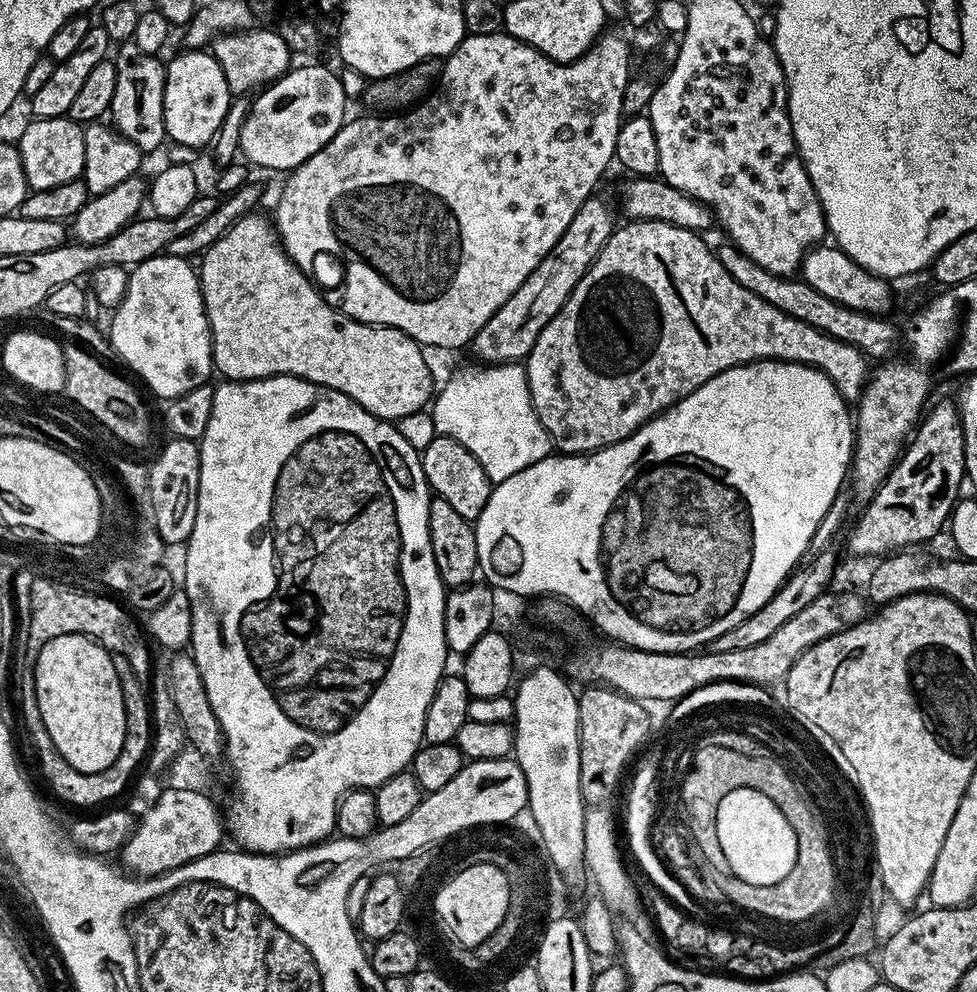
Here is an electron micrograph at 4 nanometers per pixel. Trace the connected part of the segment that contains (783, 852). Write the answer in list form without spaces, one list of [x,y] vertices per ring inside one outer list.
[[[739,788],[730,790],[716,811],[715,830],[718,842],[725,851],[731,875],[742,882],[775,886],[787,877],[788,869],[794,866],[796,839],[788,820],[782,818],[780,807],[772,804],[758,790]]]

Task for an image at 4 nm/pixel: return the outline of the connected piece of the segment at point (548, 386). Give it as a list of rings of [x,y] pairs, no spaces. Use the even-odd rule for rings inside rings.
[[[634,220],[624,222],[624,225],[617,227],[612,233],[612,237],[606,242],[606,246],[598,254],[598,258],[586,270],[582,282],[574,286],[568,301],[550,318],[546,330],[538,334],[530,354],[526,357],[526,371],[528,373],[528,389],[534,410],[542,422],[542,426],[548,431],[549,441],[554,445],[555,451],[560,454],[583,454],[586,452],[596,452],[599,448],[605,448],[611,444],[616,444],[620,440],[625,440],[632,432],[637,432],[645,422],[653,416],[659,416],[665,408],[671,408],[682,398],[686,398],[698,386],[710,382],[722,370],[730,370],[734,366],[743,364],[753,364],[755,360],[785,360],[795,364],[805,364],[811,368],[816,368],[838,390],[838,394],[846,402],[859,401],[864,392],[864,386],[868,382],[870,375],[870,360],[860,349],[853,344],[840,341],[820,329],[816,329],[806,322],[799,321],[798,318],[791,317],[790,314],[783,313],[777,307],[764,302],[758,295],[752,294],[744,286],[740,286],[723,269],[722,262],[719,261],[717,253],[711,248],[708,249],[703,244],[701,237],[689,228],[680,228],[677,224],[667,224],[661,220]]]

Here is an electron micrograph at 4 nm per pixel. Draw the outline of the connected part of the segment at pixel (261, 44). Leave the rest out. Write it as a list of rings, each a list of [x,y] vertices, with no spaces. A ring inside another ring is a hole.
[[[257,26],[248,32],[225,32],[212,41],[210,51],[216,57],[218,66],[222,66],[222,74],[226,74],[226,86],[233,97],[252,94],[273,84],[294,64],[294,55],[280,37],[279,31],[272,29],[271,32],[263,26]]]

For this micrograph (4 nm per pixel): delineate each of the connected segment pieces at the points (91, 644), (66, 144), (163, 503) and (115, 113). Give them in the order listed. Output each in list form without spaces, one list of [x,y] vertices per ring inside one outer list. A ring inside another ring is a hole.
[[[75,632],[50,638],[50,642],[42,645],[35,656],[36,668],[34,667],[32,677],[36,683],[38,710],[54,746],[58,746],[58,754],[62,754],[62,758],[66,758],[66,762],[74,766],[77,774],[87,777],[95,772],[105,772],[114,758],[118,758],[126,734],[123,692],[111,661],[112,653],[92,637]]]
[[[67,116],[29,119],[24,133],[18,140],[22,169],[32,190],[50,190],[50,186],[62,186],[62,182],[81,179],[84,171],[84,128]]]
[[[169,439],[169,444],[160,452],[156,465],[151,465],[148,474],[148,496],[152,500],[150,515],[156,519],[157,532],[165,545],[183,545],[194,530],[194,518],[198,514],[198,482],[200,481],[200,445],[194,440]]]
[[[134,43],[119,45],[114,59],[118,70],[118,83],[114,86],[114,102],[110,109],[110,124],[142,154],[166,144],[164,130],[164,74],[165,61],[159,55],[151,56],[146,50],[138,50]]]

